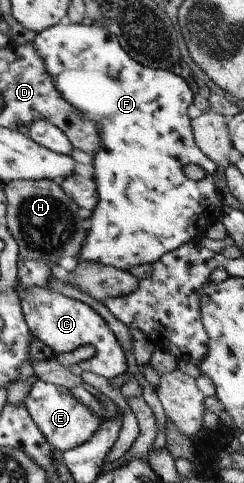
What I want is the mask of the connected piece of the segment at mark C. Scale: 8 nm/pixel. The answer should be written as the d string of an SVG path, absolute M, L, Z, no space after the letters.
M16 282L16 293L29 334L49 347L54 356L61 352L71 352L78 346L93 346L94 353L91 358L78 362L82 371L95 373L107 380L124 374L124 352L105 321L94 309L83 302L52 292L47 288L35 287L23 290L18 286L18 282Z

